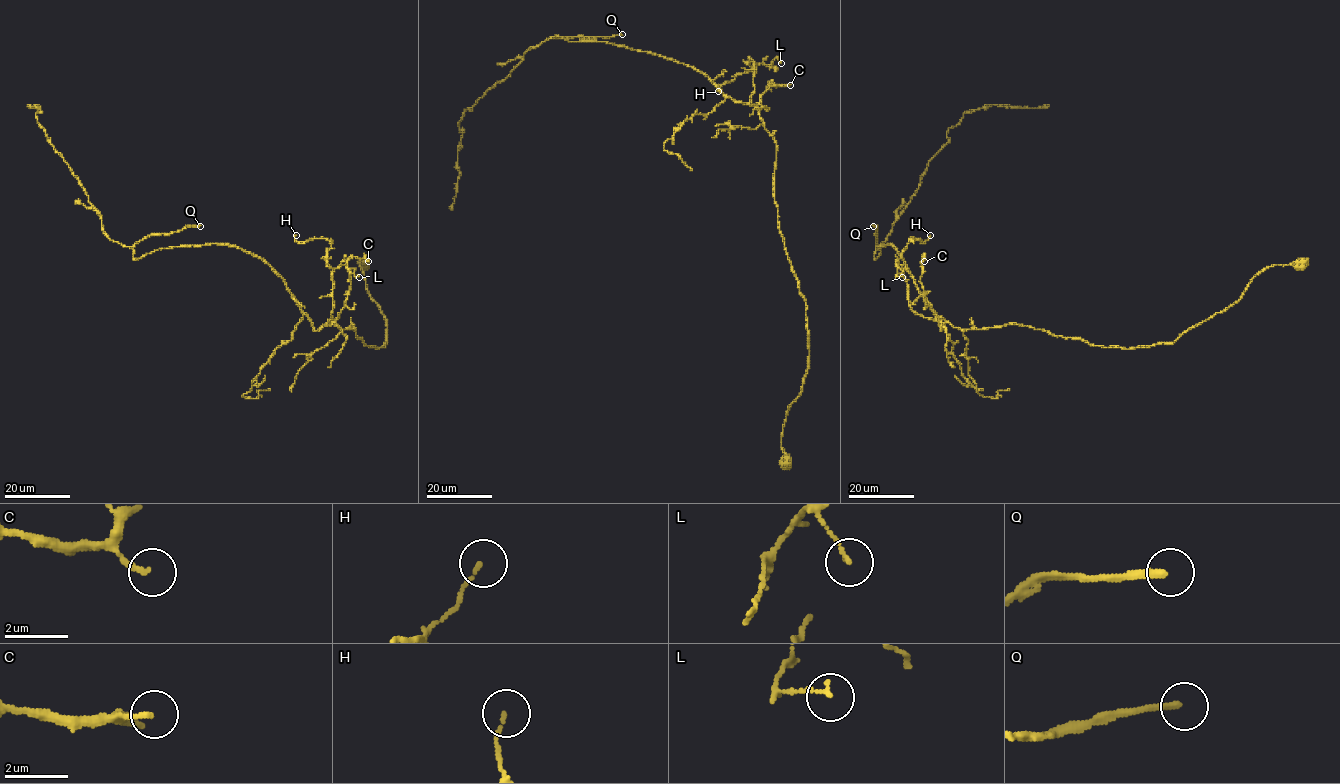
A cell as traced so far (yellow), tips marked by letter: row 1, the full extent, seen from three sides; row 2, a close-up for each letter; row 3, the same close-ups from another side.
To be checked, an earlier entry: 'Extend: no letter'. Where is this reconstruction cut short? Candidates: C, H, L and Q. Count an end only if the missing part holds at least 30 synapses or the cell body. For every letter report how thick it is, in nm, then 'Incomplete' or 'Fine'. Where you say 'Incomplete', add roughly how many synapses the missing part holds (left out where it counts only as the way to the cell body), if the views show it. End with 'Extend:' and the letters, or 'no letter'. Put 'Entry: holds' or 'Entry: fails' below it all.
C: Thickness 160 nm. Fine
H: Thickness 110 nm. Fine
L: Thickness 130 nm. Fine
Q: Thickness 220 nm. Incomplete. Roughly 60 synapses
Extend: Q
Entry: fails

